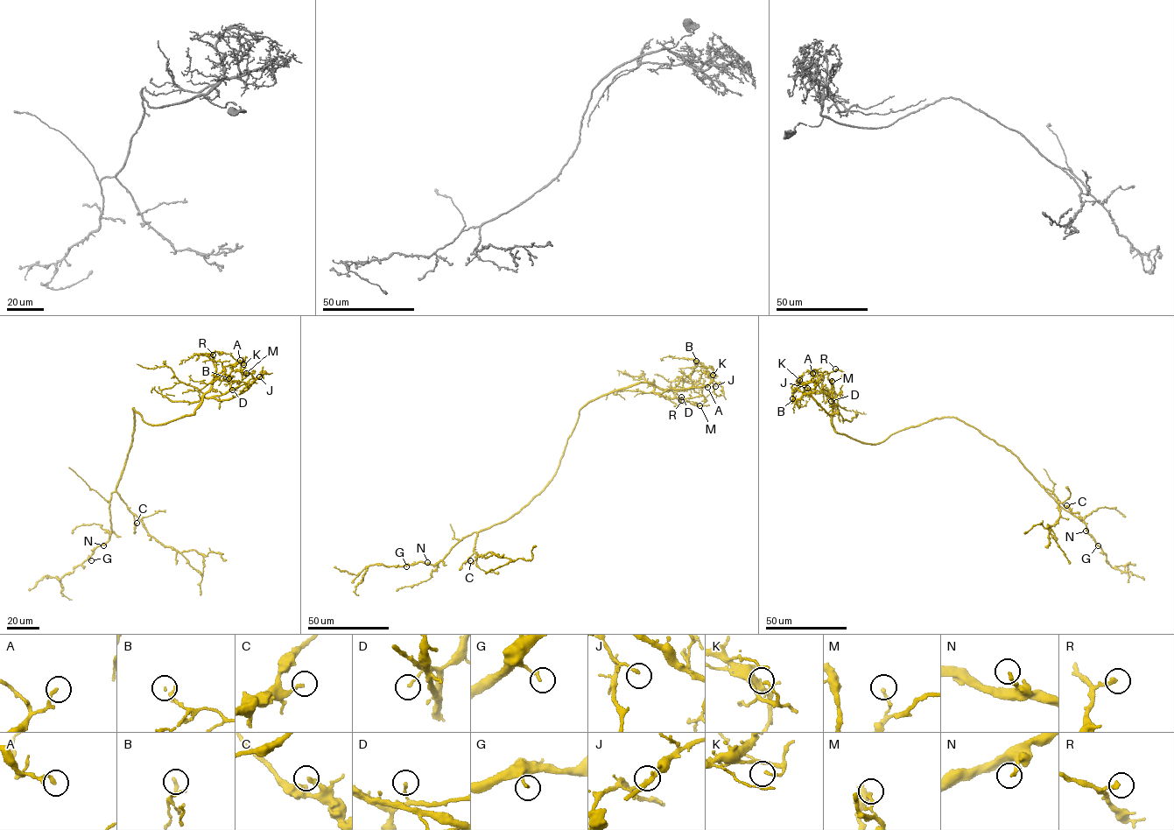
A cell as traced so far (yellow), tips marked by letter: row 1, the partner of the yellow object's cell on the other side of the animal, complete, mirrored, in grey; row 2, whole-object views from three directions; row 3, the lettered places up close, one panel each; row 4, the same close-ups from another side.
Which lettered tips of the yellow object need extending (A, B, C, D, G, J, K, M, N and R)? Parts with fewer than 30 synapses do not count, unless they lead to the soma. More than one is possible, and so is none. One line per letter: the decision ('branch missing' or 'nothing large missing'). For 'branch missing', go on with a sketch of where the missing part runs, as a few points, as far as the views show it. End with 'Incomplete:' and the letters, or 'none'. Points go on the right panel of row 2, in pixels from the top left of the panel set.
A: nothing large missing
B: nothing large missing
C: nothing large missing
D: nothing large missing
G: nothing large missing
J: nothing large missing
K: nothing large missing
M: nothing large missing
N: nothing large missing
R: nothing large missing
Incomplete: none

